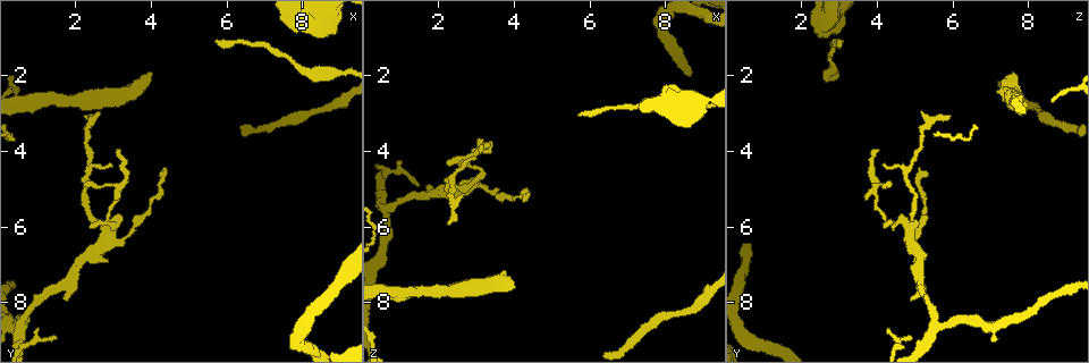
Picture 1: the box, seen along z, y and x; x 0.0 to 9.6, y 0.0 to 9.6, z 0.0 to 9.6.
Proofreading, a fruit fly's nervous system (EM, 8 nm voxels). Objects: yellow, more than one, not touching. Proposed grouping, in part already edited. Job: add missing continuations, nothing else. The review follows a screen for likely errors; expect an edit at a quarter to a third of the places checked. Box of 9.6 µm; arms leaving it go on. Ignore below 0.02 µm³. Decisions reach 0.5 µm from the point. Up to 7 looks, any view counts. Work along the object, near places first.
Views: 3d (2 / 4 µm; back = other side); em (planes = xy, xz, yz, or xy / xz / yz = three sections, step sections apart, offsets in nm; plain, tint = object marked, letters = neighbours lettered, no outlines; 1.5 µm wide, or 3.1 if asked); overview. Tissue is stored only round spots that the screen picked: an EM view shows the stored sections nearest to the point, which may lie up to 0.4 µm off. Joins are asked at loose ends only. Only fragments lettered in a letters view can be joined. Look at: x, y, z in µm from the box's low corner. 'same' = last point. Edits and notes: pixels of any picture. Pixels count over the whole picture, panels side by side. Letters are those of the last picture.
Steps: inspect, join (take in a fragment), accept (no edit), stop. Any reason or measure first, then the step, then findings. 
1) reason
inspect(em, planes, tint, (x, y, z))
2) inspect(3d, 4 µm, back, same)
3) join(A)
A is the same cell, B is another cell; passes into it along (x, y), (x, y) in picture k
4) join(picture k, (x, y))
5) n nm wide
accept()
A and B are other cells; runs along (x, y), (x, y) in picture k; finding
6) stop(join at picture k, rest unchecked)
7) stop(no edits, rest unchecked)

an open end
inspect(em, xz, step 8, letters, (3.95, 1.95, 7.70))

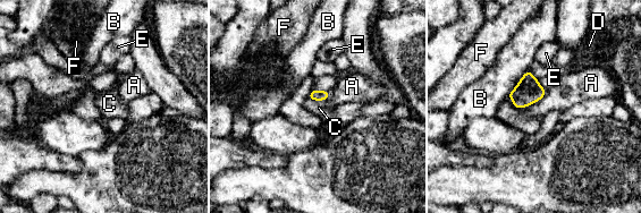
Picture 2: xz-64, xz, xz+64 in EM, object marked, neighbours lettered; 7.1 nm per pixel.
another direction
inspect(em, planes, letters, same)

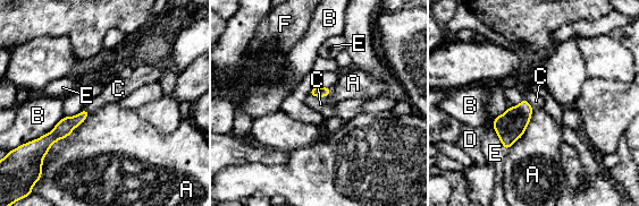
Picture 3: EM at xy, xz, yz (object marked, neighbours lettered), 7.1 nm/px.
A touches over 480 nm
join(C)
C is the same cell, A, B, D, E and F are other cells; the cell continues

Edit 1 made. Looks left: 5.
end of a long branch
inspect(em, planes, letters, (5.65, 1.05, 3.05))

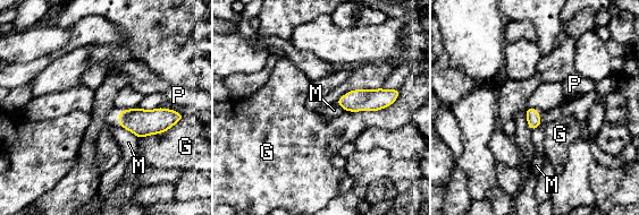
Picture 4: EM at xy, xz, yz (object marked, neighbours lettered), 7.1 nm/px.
80 nm wide
accept()
G, M and P are other cells; border along (118, 125), (129, 130), (137, 138) in picture 4; none of them fits

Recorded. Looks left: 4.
thin end
inspect(3d, 2 µm, back, (1.00, 8.65, 4.30))

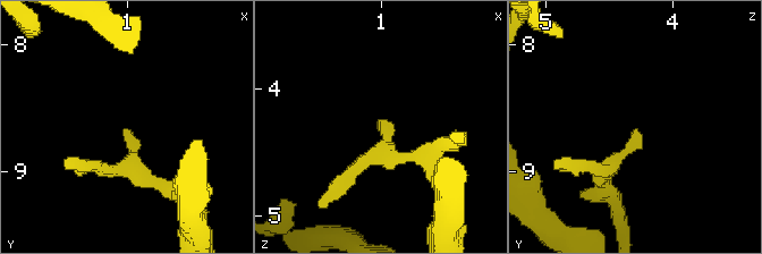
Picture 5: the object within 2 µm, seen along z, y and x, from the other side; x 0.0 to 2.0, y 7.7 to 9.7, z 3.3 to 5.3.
inspect(em, planes, letters, (1.04, 8.66, 4.30))

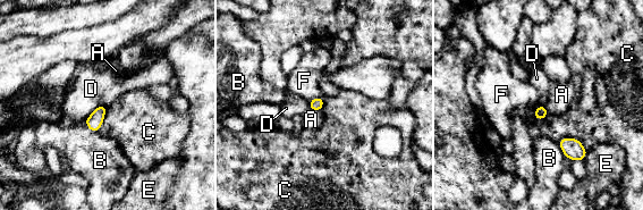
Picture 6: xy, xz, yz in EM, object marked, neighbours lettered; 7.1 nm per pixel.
C touches over 220 nm
accept()
A, B, C, D, E and F are other cells; border along (106, 107), (99, 106), (84, 122) in picture 6; no lettered fragment goes on from it

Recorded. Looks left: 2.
stop(join at picture 3, rest unchecked)

